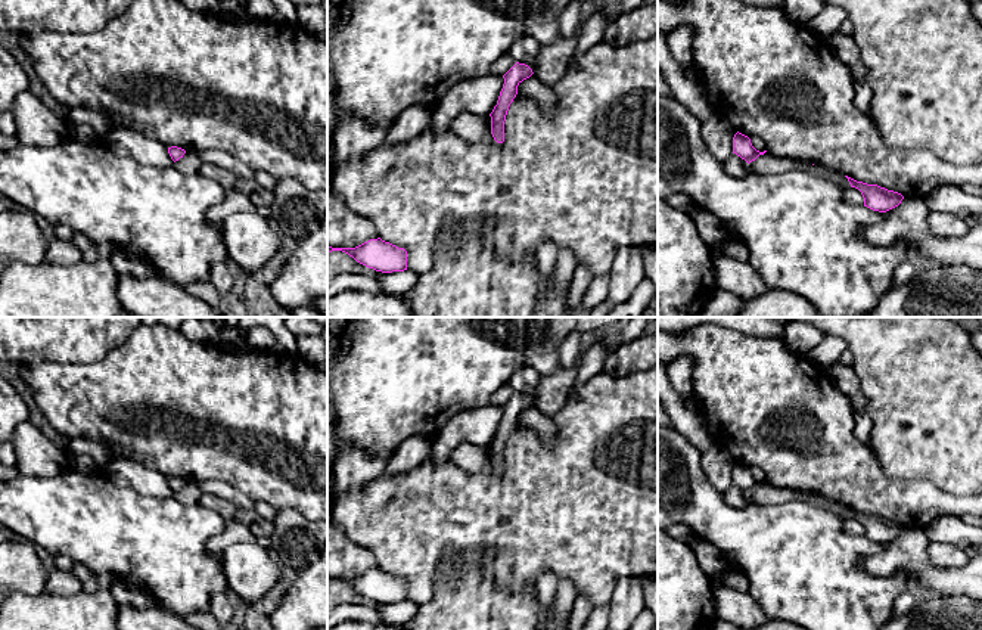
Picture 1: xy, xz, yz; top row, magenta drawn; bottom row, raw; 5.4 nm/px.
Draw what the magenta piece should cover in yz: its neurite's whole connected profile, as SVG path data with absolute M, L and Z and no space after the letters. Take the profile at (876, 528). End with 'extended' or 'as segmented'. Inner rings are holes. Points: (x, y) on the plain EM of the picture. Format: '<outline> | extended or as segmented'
M845 506L851 515L851 518L855 518L861 522L864 528L864 537L879 541L879 543L886 543L901 534L904 527L898 522L888 521L885 518L880 518L877 515L867 515L863 512L857 512L848 506Z | as segmented

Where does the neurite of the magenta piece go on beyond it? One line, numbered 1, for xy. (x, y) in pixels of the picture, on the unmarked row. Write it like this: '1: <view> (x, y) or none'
1: none

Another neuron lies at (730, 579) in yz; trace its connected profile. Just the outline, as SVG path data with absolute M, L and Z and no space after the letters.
M724 570L720 572L721 587L733 589L740 593L749 593L751 583L740 570Z

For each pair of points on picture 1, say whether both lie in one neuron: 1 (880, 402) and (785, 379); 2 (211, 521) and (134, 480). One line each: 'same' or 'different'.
1: different
2: different

